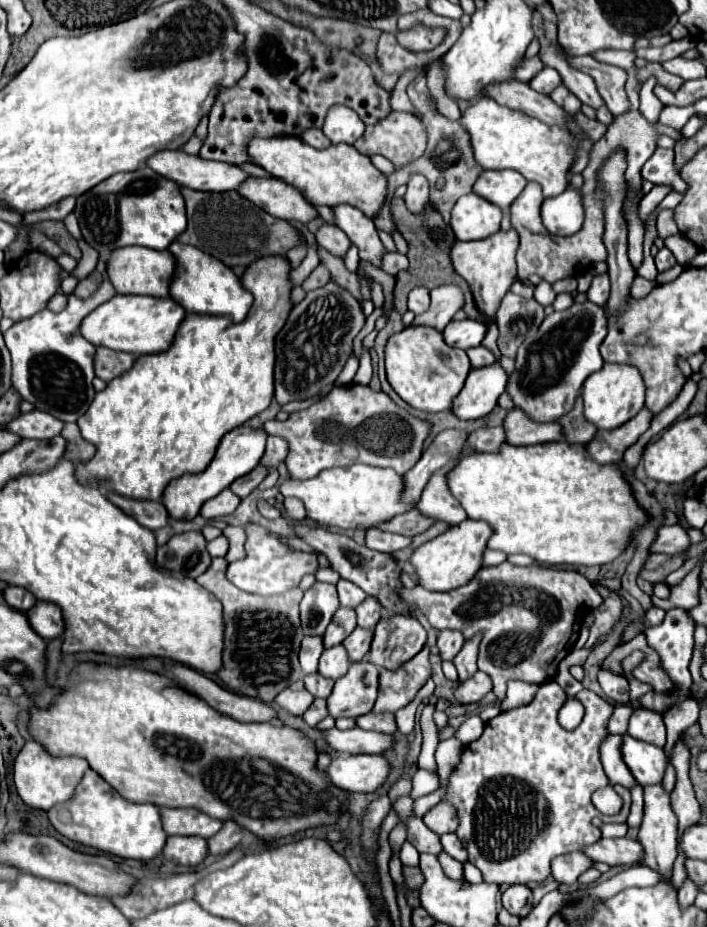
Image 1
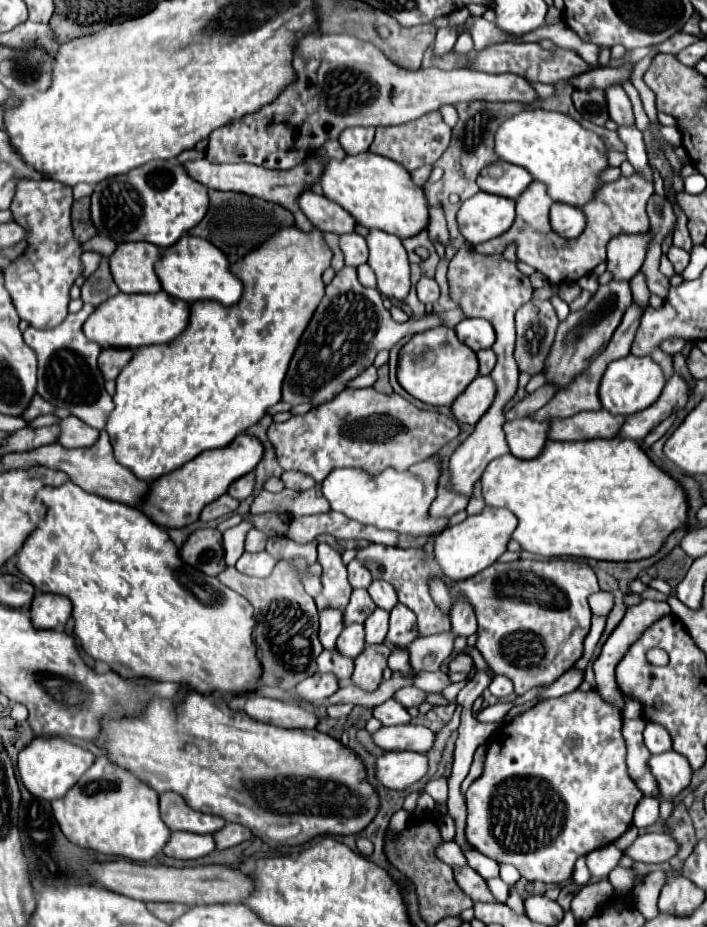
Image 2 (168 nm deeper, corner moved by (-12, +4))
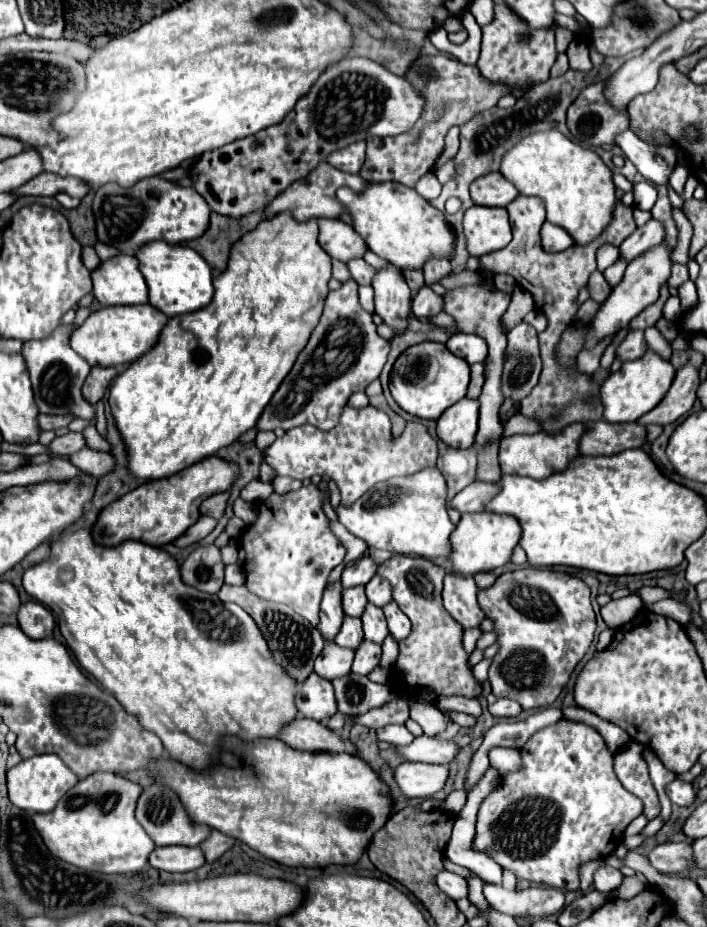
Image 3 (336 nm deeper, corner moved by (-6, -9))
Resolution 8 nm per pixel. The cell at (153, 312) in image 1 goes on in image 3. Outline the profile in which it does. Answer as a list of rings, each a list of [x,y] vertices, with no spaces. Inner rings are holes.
[[[152,305],[100,307],[98,311],[90,313],[90,317],[72,333],[70,345],[92,367],[126,367],[158,345],[166,323],[168,317],[156,311]]]

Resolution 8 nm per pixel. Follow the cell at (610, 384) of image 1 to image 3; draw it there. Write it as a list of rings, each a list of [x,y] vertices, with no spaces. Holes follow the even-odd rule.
[[[650,349],[636,361],[626,361],[620,371],[612,373],[600,387],[600,403],[604,407],[604,421],[608,423],[628,423],[628,421],[638,421],[644,413],[652,411],[666,391],[670,389],[670,383],[674,379],[676,369],[652,353]]]

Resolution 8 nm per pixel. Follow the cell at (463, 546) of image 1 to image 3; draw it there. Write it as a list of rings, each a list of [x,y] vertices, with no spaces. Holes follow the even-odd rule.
[[[488,511],[462,515],[460,523],[450,535],[450,553],[446,557],[446,561],[450,563],[450,573],[460,577],[474,577],[476,573],[502,567],[510,561],[512,549],[518,545],[518,539],[520,525],[510,515],[490,515]]]

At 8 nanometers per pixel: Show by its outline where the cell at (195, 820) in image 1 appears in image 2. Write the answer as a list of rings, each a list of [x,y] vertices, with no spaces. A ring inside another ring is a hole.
[[[162,792],[158,796],[158,806],[162,820],[170,830],[186,830],[186,832],[196,832],[196,834],[214,834],[220,830],[226,822],[218,816],[212,814],[202,814],[198,810],[192,810],[186,806],[184,798],[174,792]]]

